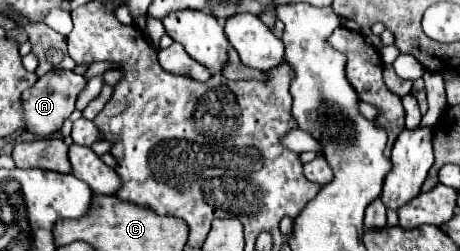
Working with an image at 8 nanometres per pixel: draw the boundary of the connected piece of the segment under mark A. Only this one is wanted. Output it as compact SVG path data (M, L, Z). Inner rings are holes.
M53 70L45 76L41 76L33 88L25 90L21 100L23 100L23 120L25 120L25 130L33 132L39 138L47 138L61 130L63 120L69 118L69 114L75 110L75 100L79 92L85 88L85 78L69 72L69 70Z

